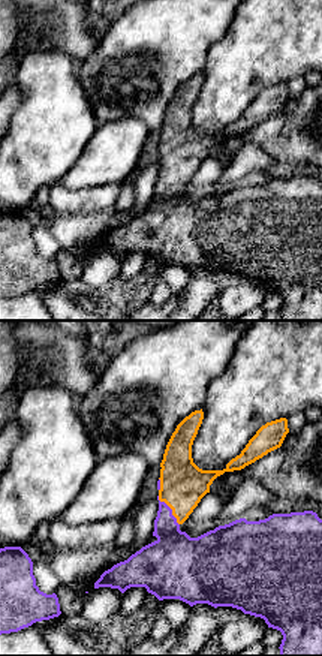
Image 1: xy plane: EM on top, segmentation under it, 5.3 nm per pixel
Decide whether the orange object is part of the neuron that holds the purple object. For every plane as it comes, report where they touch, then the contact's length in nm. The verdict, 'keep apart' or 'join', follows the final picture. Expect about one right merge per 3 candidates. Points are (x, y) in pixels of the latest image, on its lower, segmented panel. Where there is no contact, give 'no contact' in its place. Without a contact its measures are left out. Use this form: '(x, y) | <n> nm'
(171, 509) | 200 nm

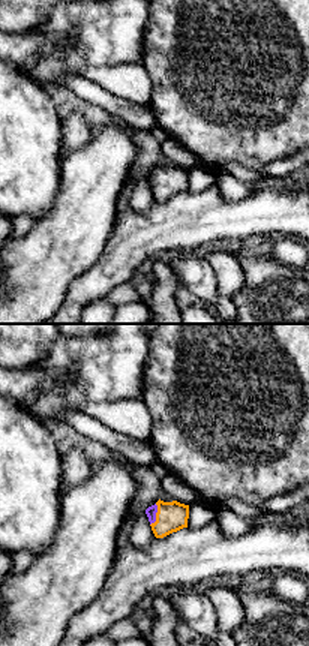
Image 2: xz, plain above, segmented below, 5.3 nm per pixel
(155, 514) | 120 nm

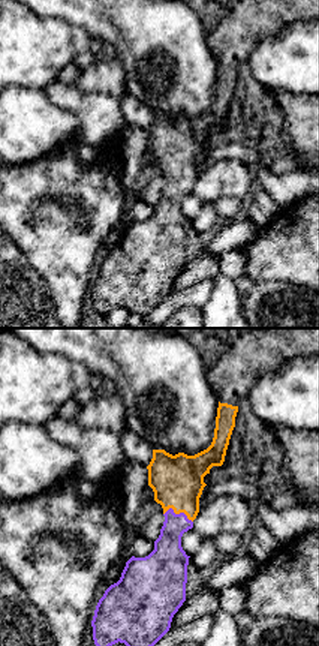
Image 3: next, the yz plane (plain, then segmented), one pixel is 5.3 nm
(180, 513) | 170 nm

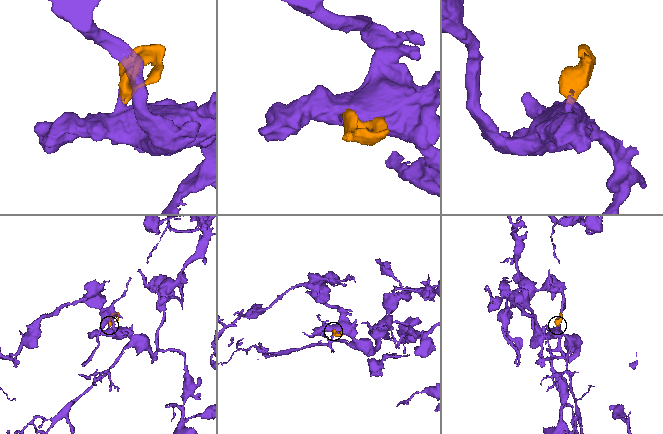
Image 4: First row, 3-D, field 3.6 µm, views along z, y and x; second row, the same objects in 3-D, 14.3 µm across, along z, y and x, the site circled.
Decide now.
join

